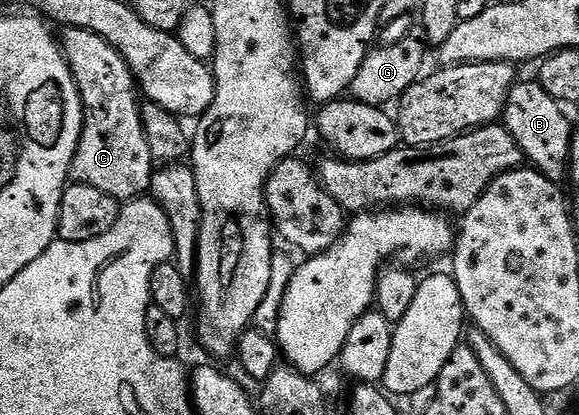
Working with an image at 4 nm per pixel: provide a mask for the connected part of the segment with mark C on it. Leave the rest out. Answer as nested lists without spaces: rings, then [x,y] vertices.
[[[66,28],[60,43],[82,96],[82,138],[74,155],[72,176],[79,184],[96,186],[120,202],[145,197],[156,171],[142,125],[140,92],[128,62],[104,38],[83,28]]]

